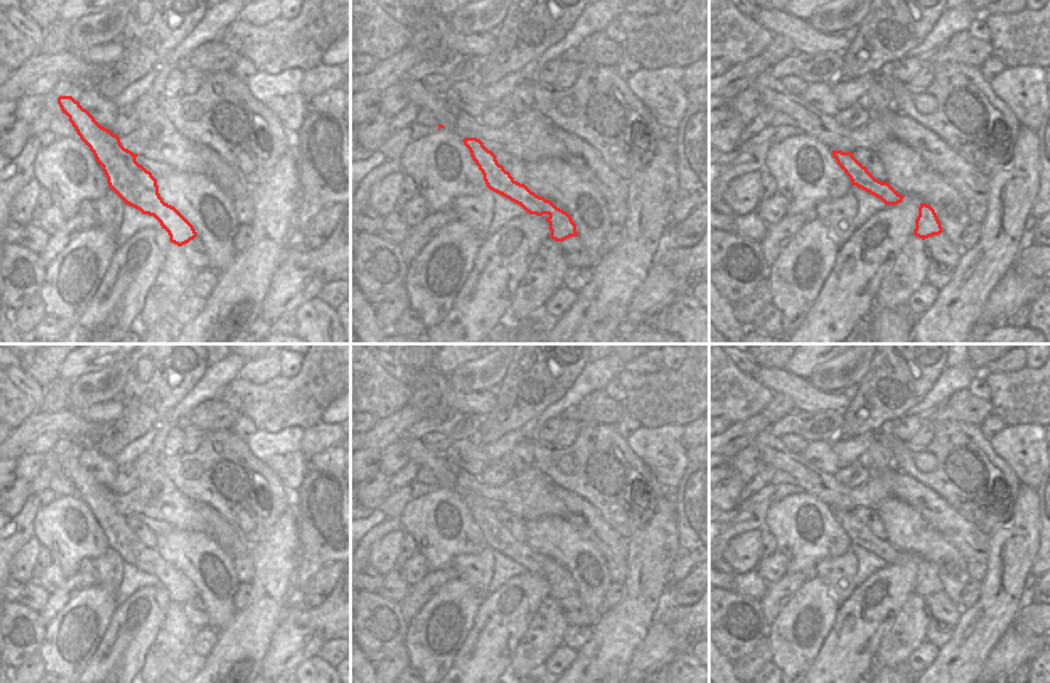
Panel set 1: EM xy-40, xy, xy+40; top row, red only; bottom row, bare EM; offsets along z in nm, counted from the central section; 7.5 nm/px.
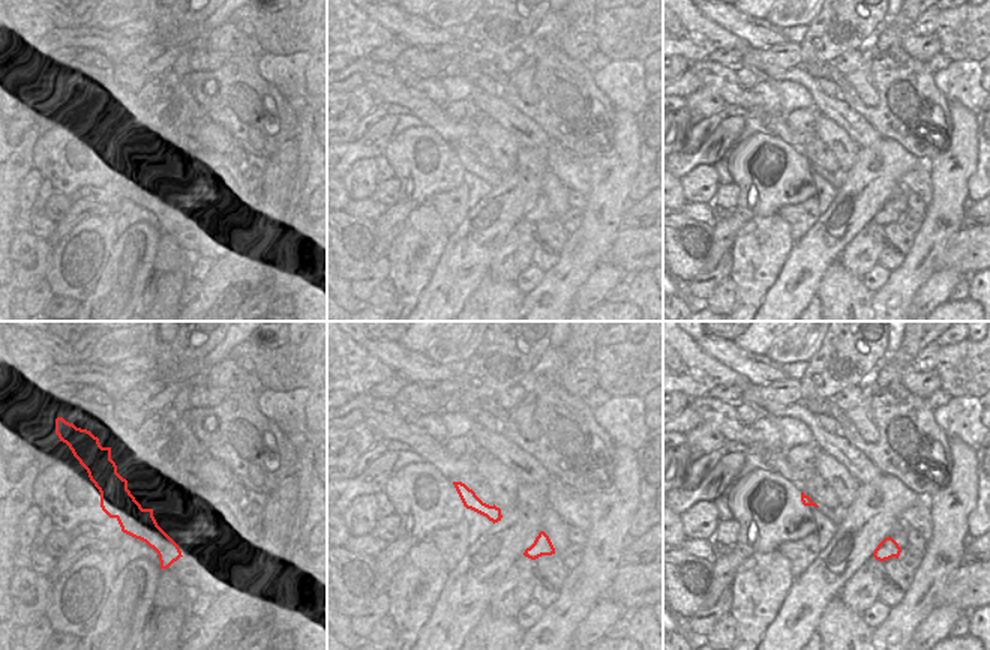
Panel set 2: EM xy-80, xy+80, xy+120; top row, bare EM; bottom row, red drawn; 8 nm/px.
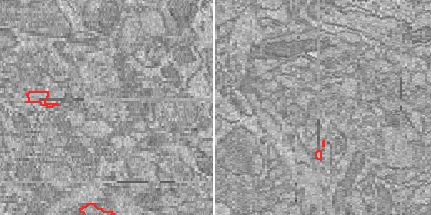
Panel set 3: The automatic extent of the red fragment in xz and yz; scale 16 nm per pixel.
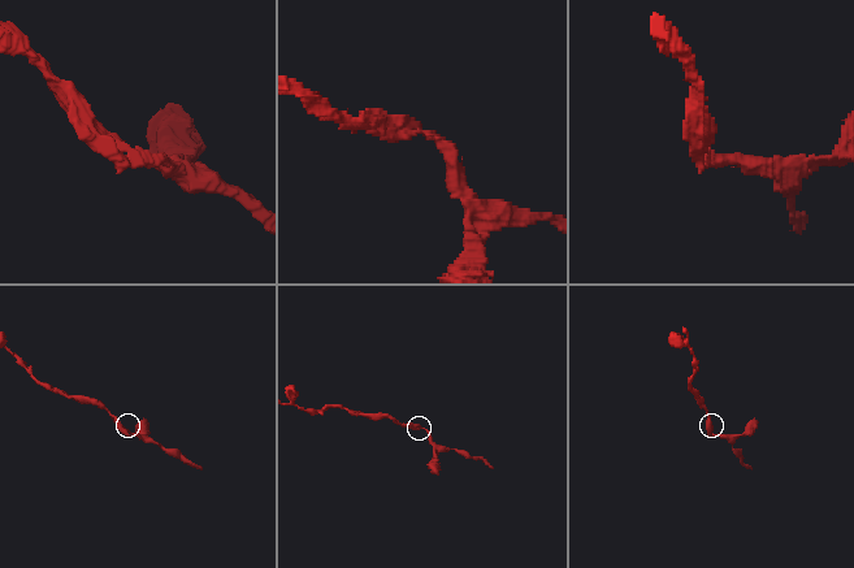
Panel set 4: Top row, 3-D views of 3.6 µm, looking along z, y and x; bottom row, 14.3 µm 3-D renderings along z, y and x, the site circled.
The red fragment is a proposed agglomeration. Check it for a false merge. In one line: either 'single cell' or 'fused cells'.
single cell

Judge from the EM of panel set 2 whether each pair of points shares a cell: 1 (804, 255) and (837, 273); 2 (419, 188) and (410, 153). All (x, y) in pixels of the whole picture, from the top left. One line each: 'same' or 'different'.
1: different
2: same

